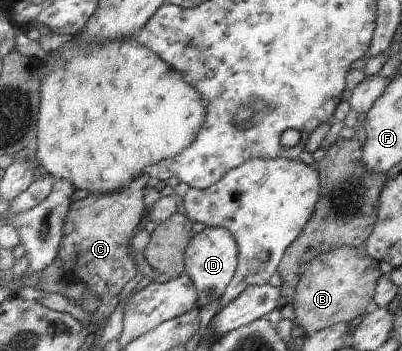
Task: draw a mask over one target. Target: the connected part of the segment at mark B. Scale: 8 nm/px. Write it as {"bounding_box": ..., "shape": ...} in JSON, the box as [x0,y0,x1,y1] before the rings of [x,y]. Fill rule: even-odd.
{"bounding_box":[291,246,383,335],"shape":[[[344,246],[320,254],[316,260],[303,268],[300,277],[295,299],[291,305],[294,309],[297,326],[301,327],[306,335],[312,335],[339,323],[350,324],[350,322],[354,322],[354,318],[362,317],[362,314],[368,314],[372,302],[375,303],[376,290],[383,275],[380,272],[380,262],[372,256],[368,256],[363,248]]]}

